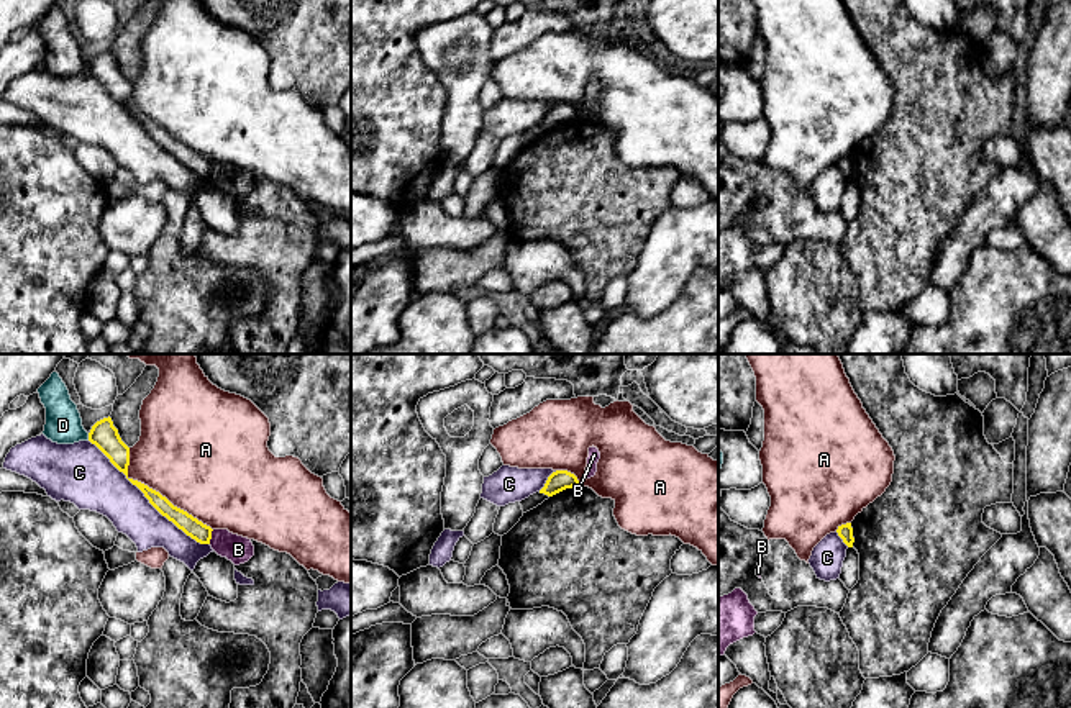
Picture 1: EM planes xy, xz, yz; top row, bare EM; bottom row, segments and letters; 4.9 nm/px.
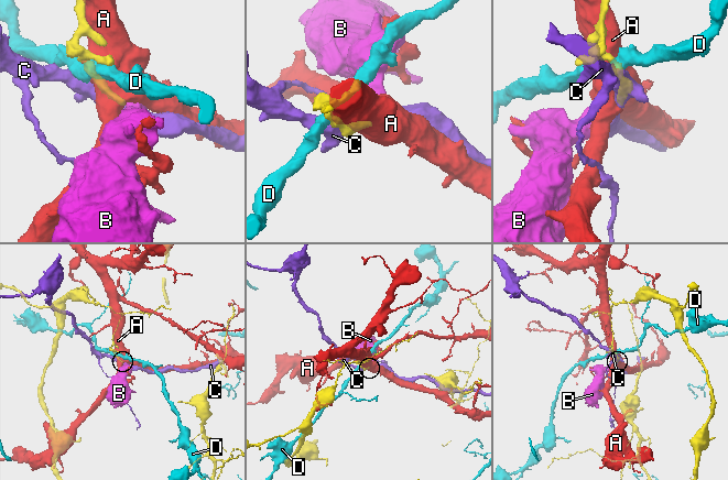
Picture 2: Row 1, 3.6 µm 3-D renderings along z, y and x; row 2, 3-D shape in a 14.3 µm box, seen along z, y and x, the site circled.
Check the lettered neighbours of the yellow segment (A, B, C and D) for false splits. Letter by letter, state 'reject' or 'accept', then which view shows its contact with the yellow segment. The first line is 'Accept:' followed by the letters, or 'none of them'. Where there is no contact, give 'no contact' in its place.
Accept: none of them
A: reject; meets yellow in xy
B: reject; meets yellow in xy
C: reject; meets yellow in xy
D: reject; meets yellow in xy

